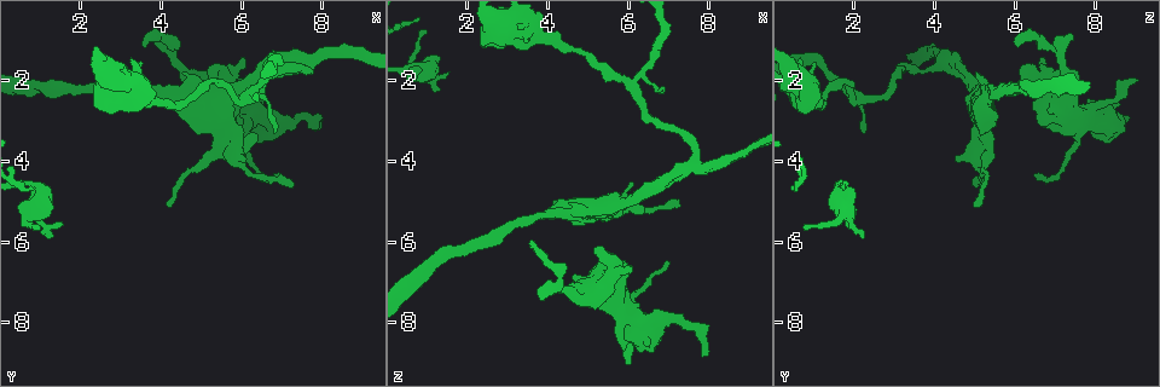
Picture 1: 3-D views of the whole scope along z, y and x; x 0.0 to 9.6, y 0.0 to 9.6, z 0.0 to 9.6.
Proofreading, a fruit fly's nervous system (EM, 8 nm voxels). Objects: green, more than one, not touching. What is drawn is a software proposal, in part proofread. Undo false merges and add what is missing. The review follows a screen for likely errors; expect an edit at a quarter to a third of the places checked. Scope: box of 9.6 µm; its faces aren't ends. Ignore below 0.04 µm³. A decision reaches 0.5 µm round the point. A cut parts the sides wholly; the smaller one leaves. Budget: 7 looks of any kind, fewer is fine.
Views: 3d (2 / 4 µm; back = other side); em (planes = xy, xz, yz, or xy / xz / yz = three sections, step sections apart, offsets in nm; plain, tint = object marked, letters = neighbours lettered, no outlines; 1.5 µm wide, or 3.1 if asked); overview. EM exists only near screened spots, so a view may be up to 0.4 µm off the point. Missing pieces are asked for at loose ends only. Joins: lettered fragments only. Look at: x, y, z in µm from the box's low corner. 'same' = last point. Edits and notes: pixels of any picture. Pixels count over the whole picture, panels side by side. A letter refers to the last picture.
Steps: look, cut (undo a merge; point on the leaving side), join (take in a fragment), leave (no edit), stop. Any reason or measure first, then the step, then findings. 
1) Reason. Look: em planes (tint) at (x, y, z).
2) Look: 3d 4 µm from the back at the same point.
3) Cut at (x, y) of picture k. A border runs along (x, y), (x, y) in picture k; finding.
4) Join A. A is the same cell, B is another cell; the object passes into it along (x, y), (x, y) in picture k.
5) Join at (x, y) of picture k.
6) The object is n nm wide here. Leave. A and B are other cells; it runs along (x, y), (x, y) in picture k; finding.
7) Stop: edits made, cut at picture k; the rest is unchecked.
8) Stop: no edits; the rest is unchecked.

Thick end. Look: em xz step 8 (tint) at (6.05, 1.50, 6.65).

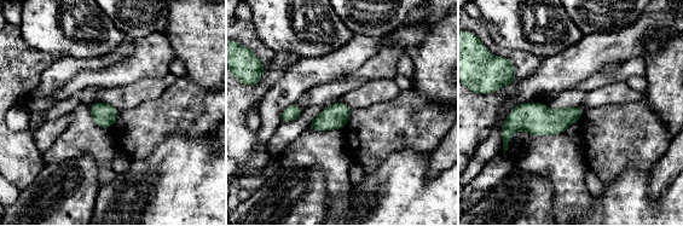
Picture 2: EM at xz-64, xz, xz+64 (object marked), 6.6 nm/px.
Another direction. Look: em planes (letters) at the same point.

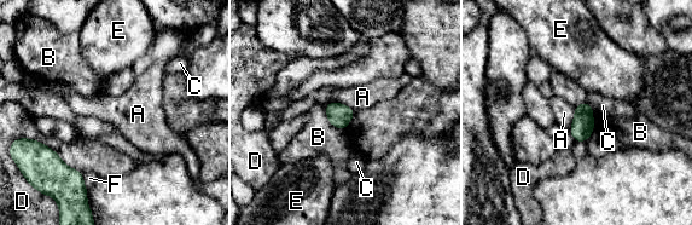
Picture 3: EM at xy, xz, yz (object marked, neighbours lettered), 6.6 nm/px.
Leave. A, B, C, D, E and F are other cells; a border runs along (575, 107), (569, 131) in picture 3; no lettered fragment goes on from it.

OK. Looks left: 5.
Free end. Look: em planes (letters) at (1.00, 5.65, 0.75).

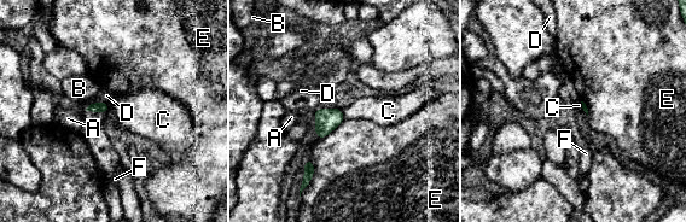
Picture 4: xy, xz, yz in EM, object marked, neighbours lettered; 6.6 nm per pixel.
Leave. A, B, C, D, E and F are other cells; none of them fits.

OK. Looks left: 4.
A fork. Look: em xy step 8 (tint) at (6.05, 2.45, 2.10).

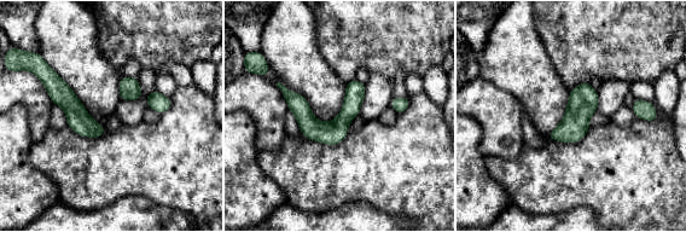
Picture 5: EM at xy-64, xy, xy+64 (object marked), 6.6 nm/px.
Another direction. Look: em yz step 4 (letters) at the same point.

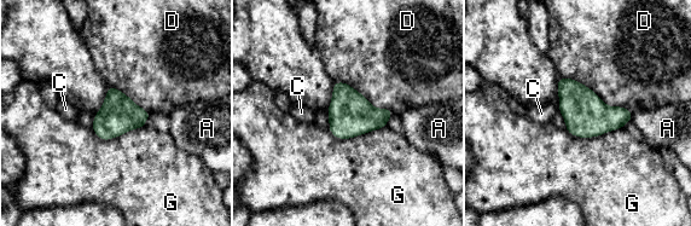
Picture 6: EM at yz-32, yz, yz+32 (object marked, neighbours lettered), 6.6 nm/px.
Leave. A, C, D and G are other cells; a border runs along (559, 75), (632, 114) in picture 6; continuous, no second neuron.

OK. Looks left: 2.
Stop: no edits; the rest is unchecked.

